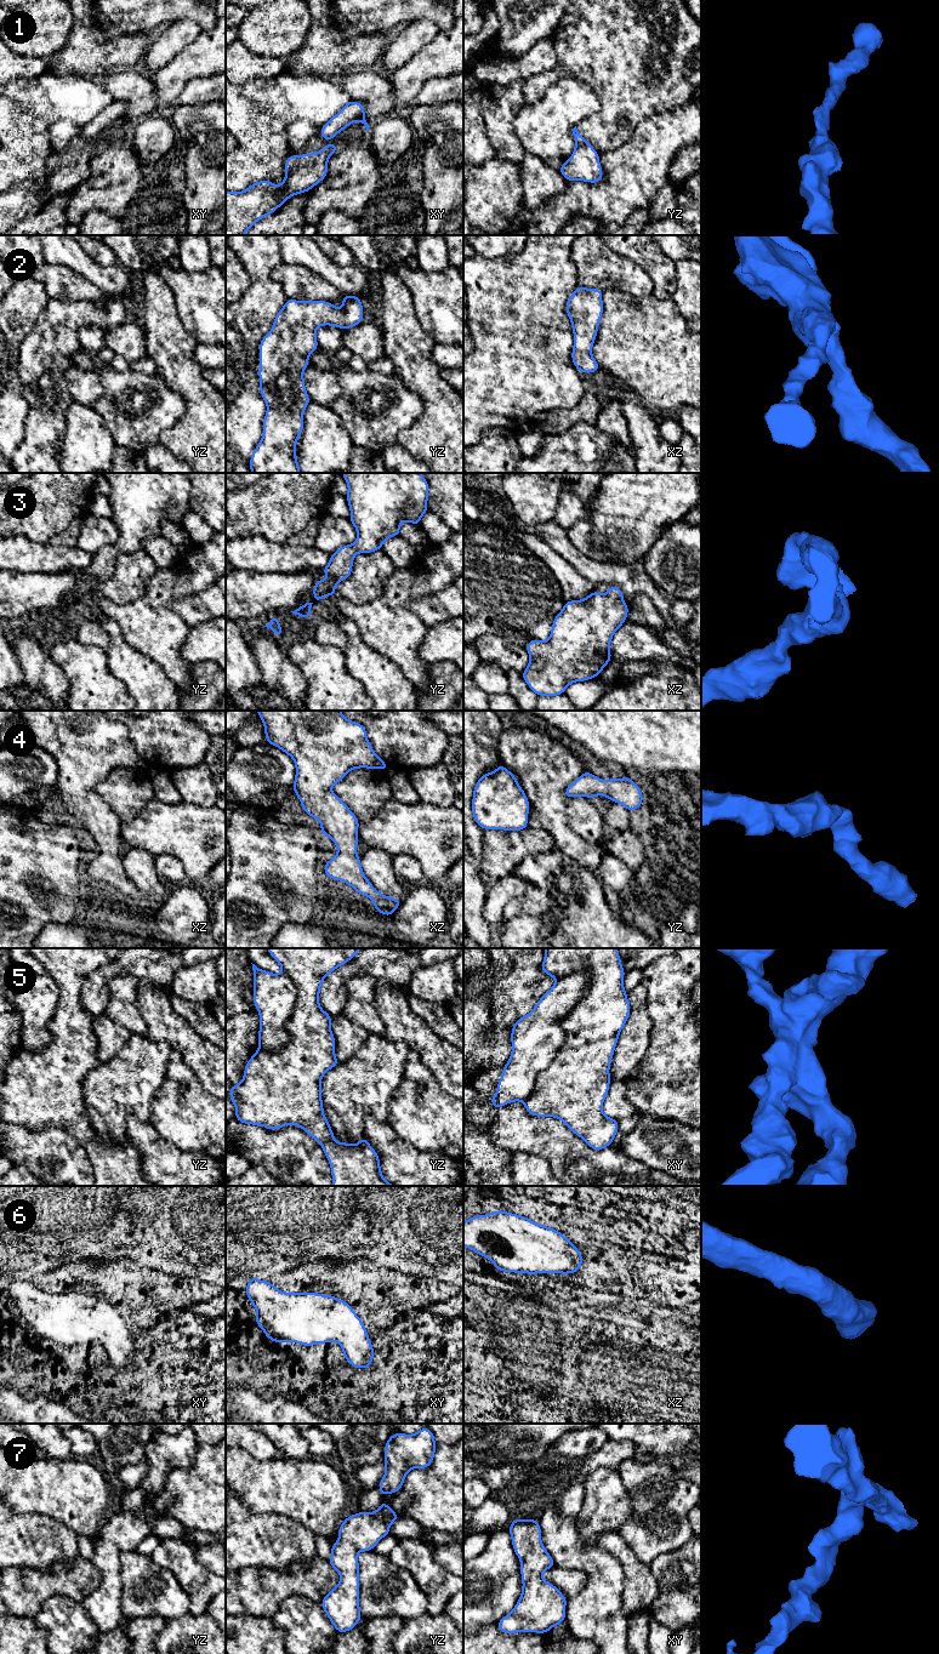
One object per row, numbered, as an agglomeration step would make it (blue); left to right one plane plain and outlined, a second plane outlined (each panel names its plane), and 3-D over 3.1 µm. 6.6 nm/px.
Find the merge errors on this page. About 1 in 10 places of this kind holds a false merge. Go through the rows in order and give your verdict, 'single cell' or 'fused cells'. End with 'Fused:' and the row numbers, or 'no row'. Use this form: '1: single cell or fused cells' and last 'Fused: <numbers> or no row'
1: single cell
2: single cell
3: single cell
4: single cell
5: fused cells
6: single cell
7: single cell
Fused: 5

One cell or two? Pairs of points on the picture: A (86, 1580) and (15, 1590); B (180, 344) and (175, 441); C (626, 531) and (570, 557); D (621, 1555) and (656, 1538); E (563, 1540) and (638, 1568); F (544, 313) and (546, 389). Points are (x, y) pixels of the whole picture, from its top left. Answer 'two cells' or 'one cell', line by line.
A: one cell
B: one cell
C: two cells
D: two cells
E: two cells
F: one cell

